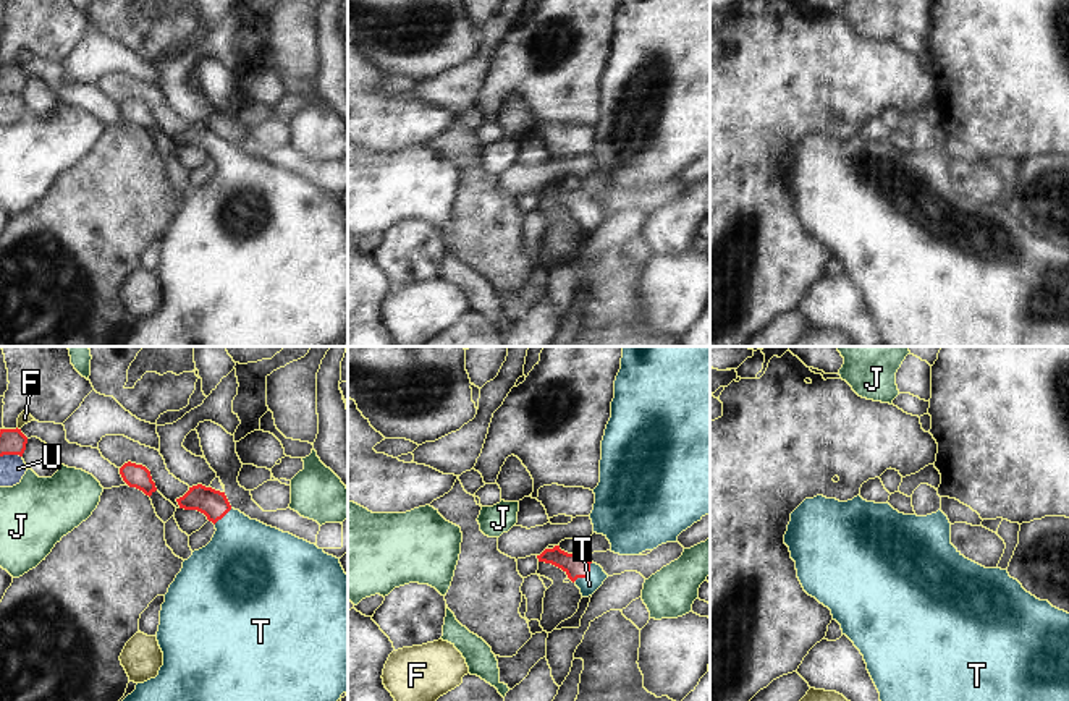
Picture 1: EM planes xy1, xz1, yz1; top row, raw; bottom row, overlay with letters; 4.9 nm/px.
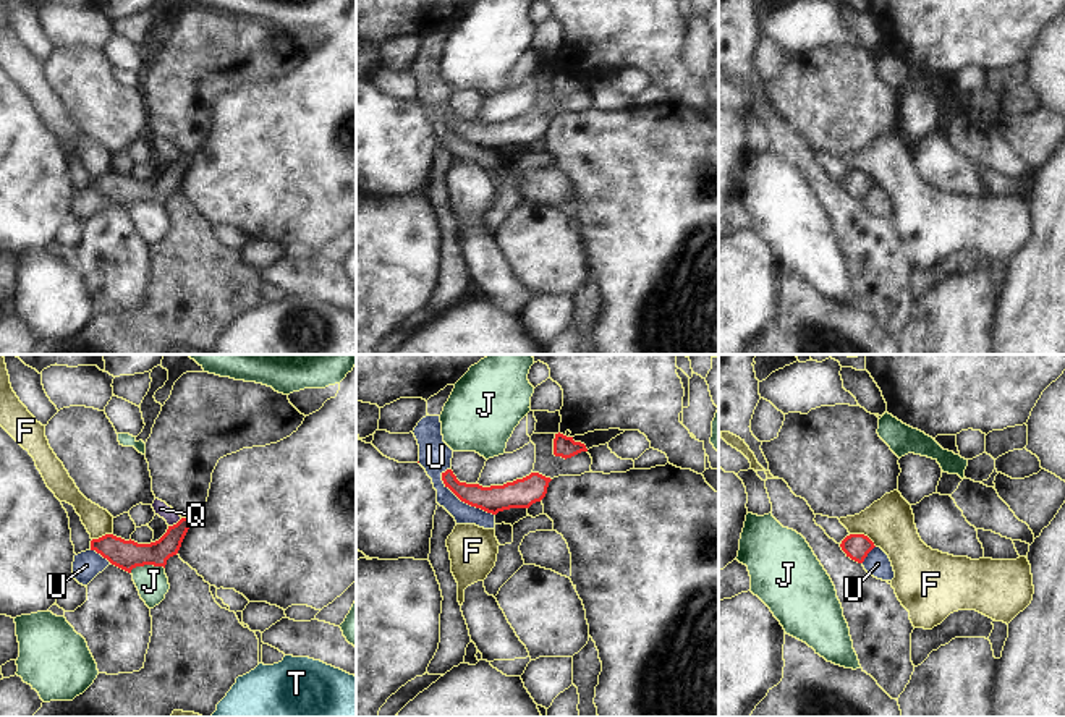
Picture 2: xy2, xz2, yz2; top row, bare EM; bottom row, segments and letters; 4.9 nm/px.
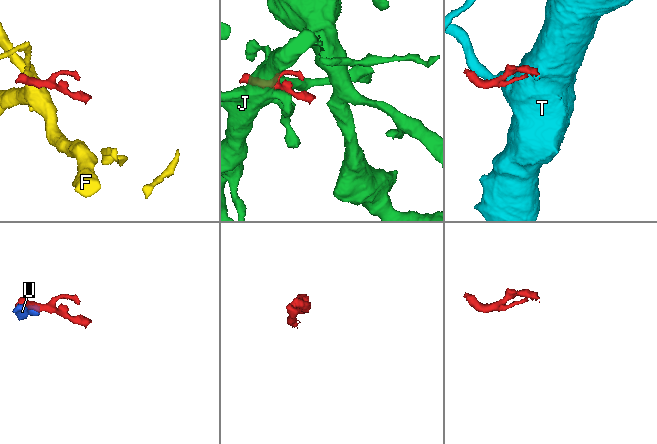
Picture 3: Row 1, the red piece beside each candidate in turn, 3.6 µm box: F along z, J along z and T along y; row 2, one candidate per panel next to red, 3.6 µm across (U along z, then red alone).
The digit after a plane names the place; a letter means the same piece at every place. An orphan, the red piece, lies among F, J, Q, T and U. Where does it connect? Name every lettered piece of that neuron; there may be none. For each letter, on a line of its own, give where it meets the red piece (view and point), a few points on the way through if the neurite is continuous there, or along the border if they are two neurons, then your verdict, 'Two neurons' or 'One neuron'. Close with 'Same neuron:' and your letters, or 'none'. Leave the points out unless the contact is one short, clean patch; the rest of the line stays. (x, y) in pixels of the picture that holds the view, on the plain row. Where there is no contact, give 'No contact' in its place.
F: Touches red at yz2 (863, 172). Boundary: yz2 (850, 170), (863, 170), (876, 183). Two neurons
J: Touches red at xy2 (146, 201). Boundary: xy2 (164, 204), (136, 203), (130, 209). Two neurons
Q: Touches red at xy2 (177, 161). Boundary: xy2 (182, 156), (169, 164). Two neurons
T: Touches red at xz1 (586, 214). Path across: xz1 (574, 203), (586, 214), (589, 222). One neuron
U: Touches red at xz2 (465, 140). Boundary: xz2 (441, 110), (441, 117), (462, 138), (494, 152). Two neurons
Same neuron: T

